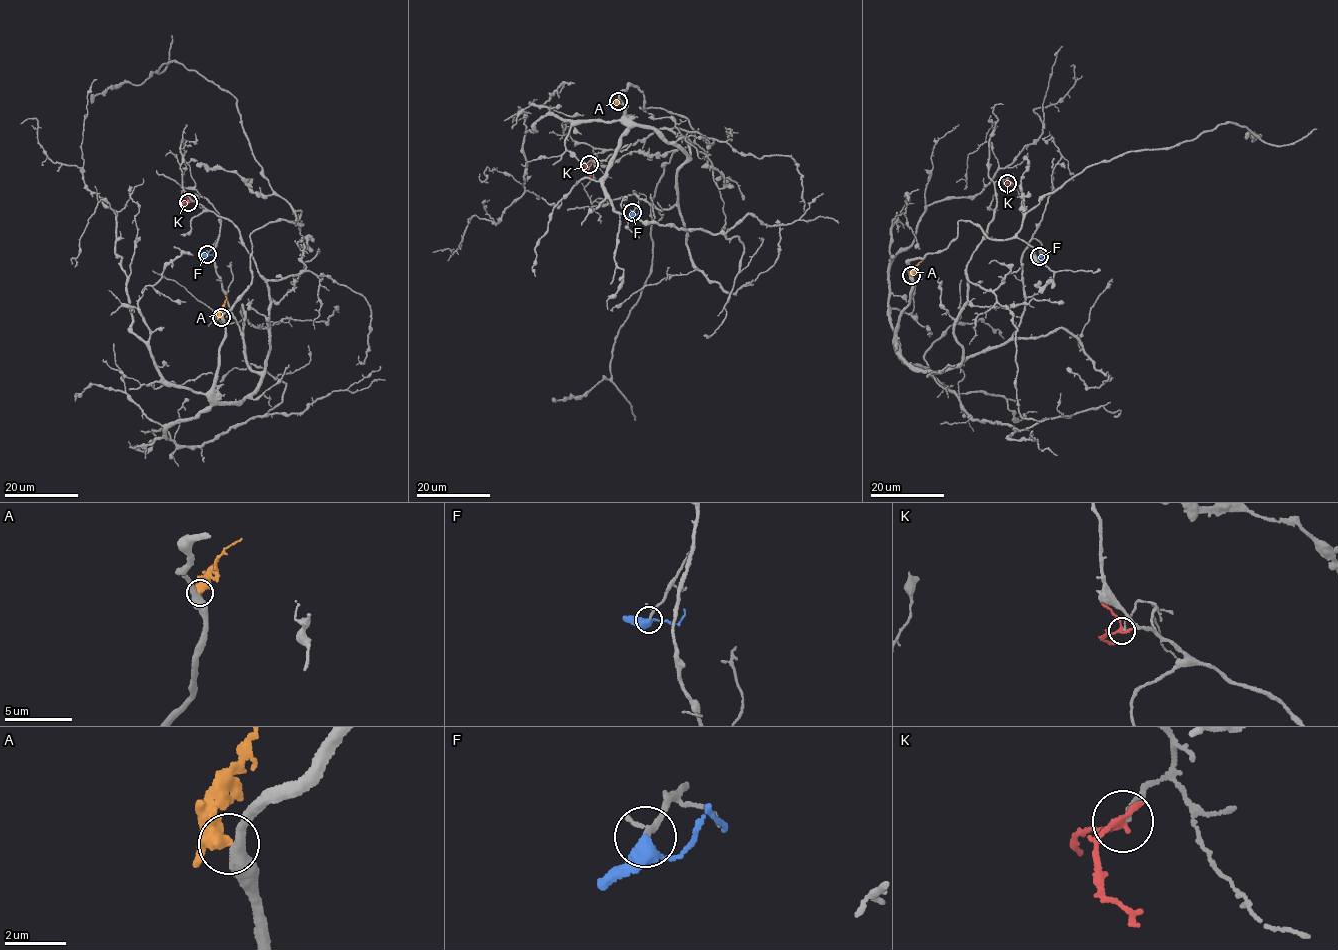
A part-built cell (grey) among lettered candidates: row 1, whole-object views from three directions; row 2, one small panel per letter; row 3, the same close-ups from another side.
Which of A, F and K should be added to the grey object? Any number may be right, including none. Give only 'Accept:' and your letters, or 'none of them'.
Accept: F

